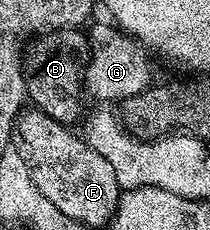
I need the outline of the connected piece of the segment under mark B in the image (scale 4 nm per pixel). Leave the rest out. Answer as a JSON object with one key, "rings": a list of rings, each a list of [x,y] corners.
{"rings":[[[58,28],[54,32],[43,33],[35,43],[27,49],[24,57],[24,91],[27,99],[31,103],[33,100],[36,103],[33,105],[52,120],[57,120],[65,126],[75,125],[75,120],[80,116],[79,96],[82,96],[84,68],[88,65],[90,51],[87,35],[80,28]]]}

